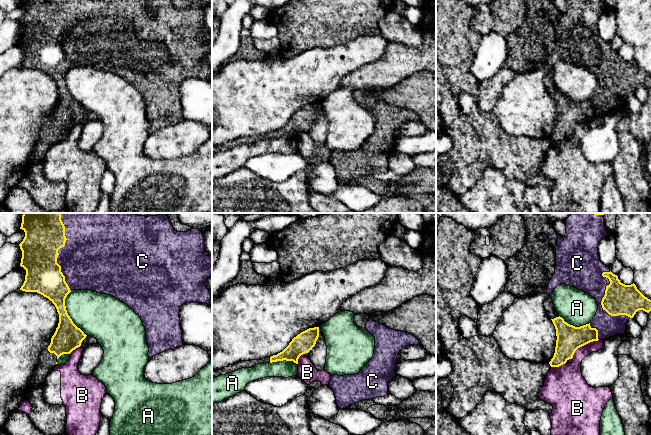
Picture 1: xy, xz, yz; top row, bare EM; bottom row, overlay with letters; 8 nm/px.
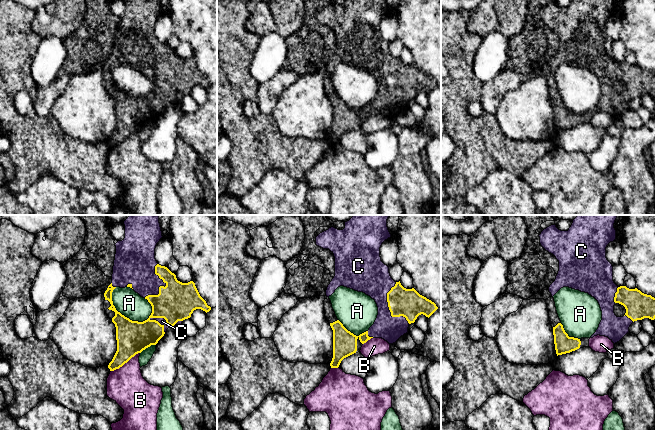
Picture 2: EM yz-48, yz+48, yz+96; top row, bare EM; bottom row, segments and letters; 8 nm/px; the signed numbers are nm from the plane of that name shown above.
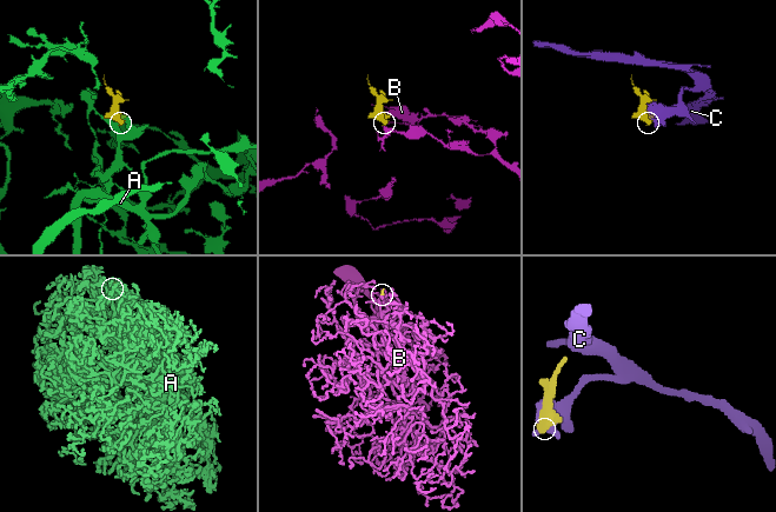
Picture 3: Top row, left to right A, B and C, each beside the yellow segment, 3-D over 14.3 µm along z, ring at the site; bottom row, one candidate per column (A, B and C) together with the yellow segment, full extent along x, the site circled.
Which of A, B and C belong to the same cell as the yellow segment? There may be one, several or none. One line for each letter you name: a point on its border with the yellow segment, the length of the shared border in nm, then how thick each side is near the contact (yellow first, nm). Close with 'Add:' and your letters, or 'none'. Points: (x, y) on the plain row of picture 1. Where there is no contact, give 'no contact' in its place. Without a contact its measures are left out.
C: yz (601, 78) | 440 nm | 260/260 nm
Add: C

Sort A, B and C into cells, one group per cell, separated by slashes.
A / B / C

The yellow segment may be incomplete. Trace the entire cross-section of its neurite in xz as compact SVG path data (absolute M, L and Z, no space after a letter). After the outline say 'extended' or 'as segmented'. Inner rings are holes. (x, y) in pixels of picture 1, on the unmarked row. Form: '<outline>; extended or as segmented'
M319 103L309 104L292 115L289 121L277 131L270 133L270 139L277 137L293 137L298 140L301 131L308 129L315 122L319 113Z; as segmented

